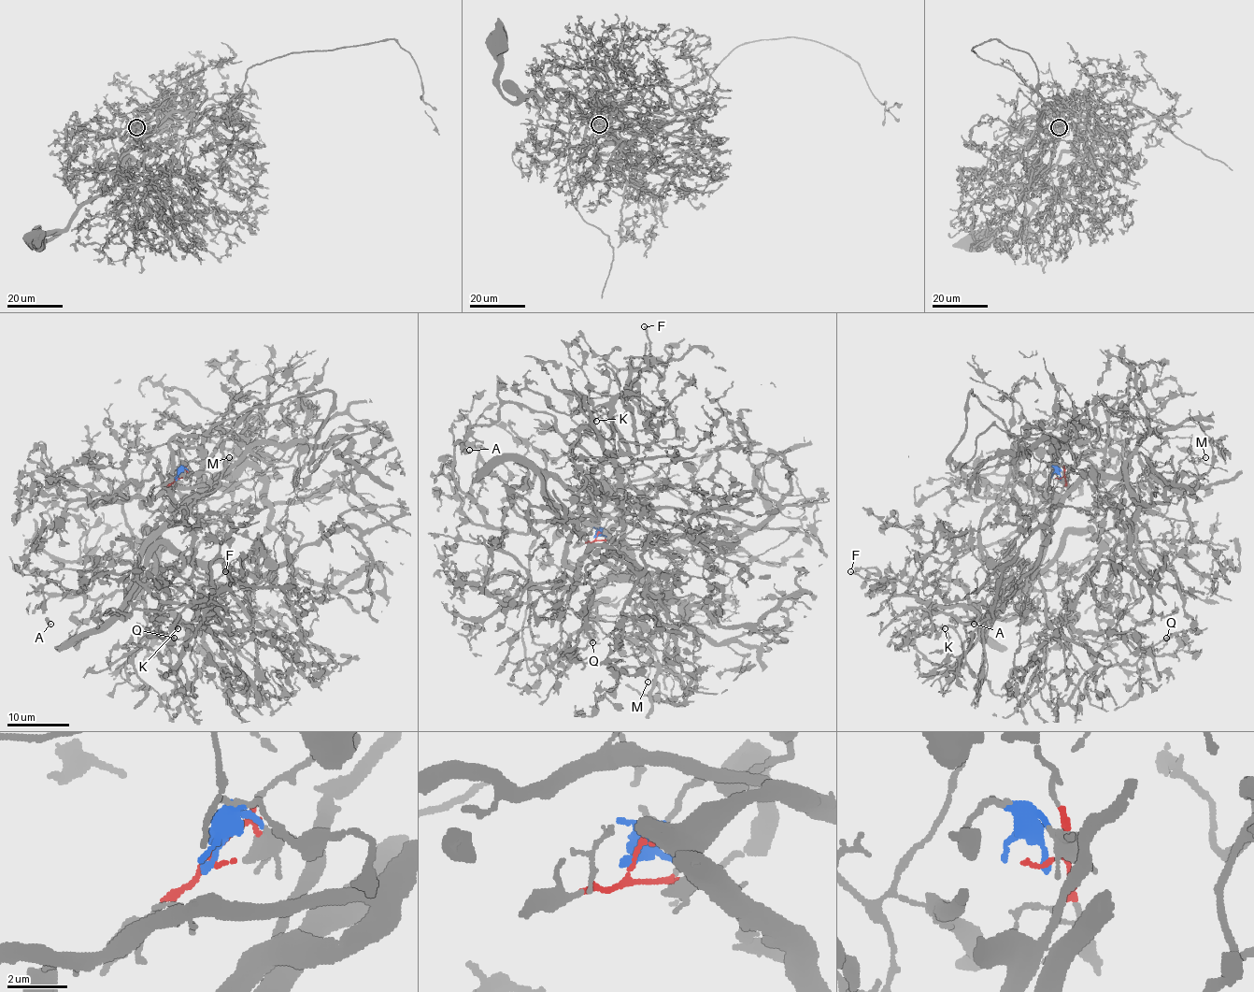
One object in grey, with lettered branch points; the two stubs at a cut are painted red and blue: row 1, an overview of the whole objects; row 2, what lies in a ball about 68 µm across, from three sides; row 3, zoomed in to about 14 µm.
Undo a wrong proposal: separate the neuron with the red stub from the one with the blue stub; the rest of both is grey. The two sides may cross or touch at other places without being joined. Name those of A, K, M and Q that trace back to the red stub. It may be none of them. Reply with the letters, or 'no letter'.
K, M

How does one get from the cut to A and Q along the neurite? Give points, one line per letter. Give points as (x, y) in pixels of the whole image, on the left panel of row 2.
A: (177, 478), (245, 448), (129, 585), (172, 543), (200, 603), (49, 581), (50, 624)
Q: (177, 478), (214, 483), (223, 441), (245, 448), (134, 587), (147, 532), (145, 617), (173, 638)

